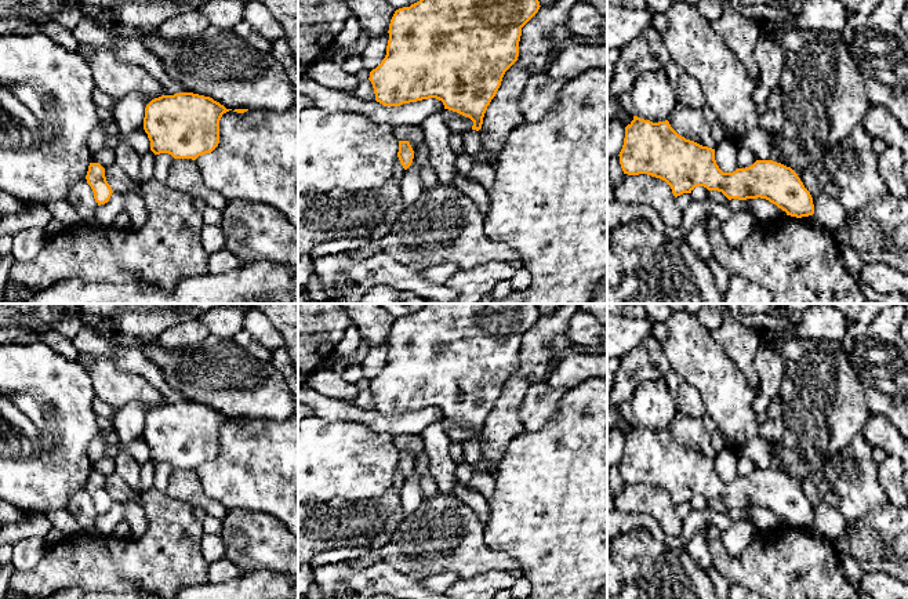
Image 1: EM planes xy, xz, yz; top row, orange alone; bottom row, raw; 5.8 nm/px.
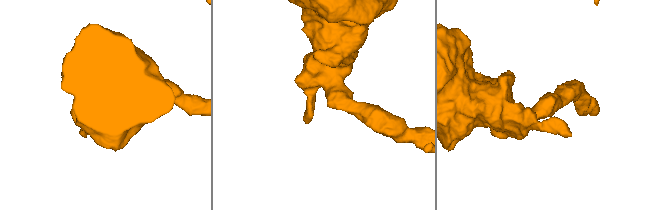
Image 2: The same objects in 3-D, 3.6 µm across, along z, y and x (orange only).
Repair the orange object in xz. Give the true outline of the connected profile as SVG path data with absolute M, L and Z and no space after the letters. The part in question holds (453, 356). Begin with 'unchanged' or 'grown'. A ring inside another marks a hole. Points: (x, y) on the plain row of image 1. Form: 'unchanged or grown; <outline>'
unchanged; M422 304L421 309L395 320L389 333L389 349L382 371L370 381L375 410L385 415L436 407L444 418L473 431L479 440L505 381L517 370L522 337L540 319L538 304Z

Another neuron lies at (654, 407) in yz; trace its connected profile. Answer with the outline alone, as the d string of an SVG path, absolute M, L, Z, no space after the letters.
M664 380L635 385L633 395L618 406L625 421L653 432L668 429L678 413L676 397Z

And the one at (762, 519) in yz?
M758 507L758 508L747 508L744 511L748 513L751 523L753 524L756 531L773 529L778 526L781 522L781 518L778 518L776 513L770 512L766 508Z

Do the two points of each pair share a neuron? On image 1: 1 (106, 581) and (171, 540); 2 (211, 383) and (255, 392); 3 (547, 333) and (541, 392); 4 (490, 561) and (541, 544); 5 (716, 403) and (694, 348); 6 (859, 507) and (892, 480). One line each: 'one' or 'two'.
1: one
2: one
3: two
4: two
5: one
6: two

